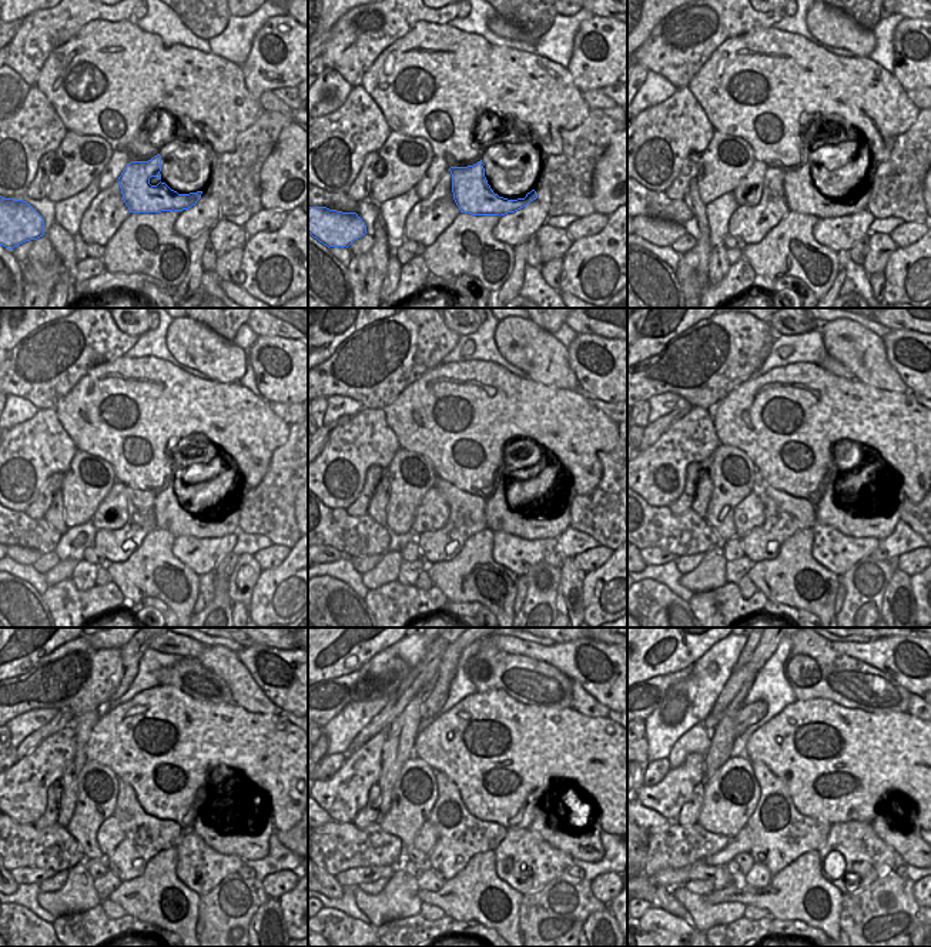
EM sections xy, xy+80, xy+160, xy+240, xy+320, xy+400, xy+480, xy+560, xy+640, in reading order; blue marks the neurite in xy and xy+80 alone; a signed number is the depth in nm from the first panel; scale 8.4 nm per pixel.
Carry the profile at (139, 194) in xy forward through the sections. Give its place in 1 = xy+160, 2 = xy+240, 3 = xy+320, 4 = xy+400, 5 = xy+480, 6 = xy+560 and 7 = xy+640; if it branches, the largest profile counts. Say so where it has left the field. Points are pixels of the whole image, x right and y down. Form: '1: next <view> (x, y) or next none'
1: next xy+160 (801, 196)
2: next xy+240 (170, 508)
3: next xy+320 (501, 516)
4: next xy+400 (851, 522)
5: next xy+480 (247, 845)
6: next xy+560 (585, 845)
7: next xy+640 (904, 839)

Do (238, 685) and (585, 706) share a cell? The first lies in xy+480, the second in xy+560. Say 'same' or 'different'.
same

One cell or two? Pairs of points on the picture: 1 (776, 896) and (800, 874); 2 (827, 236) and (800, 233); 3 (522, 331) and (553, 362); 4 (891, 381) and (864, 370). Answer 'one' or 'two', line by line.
1: one
2: two
3: one
4: one

